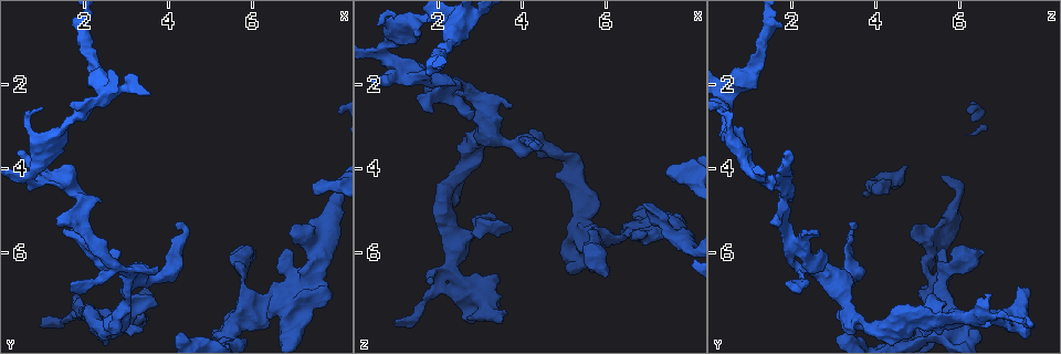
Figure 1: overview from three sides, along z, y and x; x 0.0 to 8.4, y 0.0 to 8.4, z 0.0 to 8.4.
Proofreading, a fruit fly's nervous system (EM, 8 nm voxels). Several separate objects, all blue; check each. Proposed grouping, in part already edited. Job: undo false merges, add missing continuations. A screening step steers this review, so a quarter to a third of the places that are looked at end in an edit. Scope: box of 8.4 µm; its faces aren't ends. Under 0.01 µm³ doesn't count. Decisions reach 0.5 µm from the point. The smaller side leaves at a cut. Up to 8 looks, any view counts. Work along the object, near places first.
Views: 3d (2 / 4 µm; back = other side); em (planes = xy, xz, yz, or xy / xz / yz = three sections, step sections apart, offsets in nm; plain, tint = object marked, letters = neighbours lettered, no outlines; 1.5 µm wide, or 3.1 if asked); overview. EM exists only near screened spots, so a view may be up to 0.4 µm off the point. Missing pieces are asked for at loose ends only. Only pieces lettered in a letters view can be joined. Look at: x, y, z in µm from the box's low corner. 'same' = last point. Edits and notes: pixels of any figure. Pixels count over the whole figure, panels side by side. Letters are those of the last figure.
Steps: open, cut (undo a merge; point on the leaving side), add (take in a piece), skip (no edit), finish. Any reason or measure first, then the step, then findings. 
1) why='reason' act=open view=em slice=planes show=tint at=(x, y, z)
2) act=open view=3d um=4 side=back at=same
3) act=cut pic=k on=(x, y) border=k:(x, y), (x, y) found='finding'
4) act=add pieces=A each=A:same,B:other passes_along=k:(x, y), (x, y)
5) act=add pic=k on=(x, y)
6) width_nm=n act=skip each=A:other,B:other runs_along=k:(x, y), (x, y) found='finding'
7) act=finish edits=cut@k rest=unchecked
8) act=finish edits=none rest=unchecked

act=open view=3d um=2 side=back at=(3.50, 6.90, 7.65)

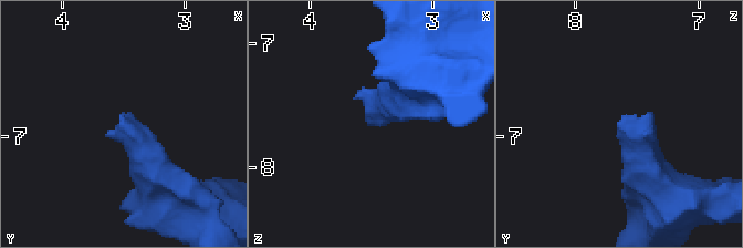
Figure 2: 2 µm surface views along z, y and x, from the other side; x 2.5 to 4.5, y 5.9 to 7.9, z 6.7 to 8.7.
why='now the EM' act=open view=em slice=planes show=plain at=(3.52, 6.82, 7.62)

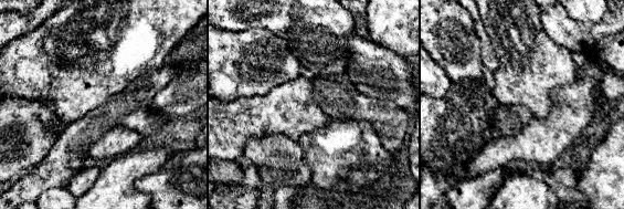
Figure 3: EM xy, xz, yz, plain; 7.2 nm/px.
act=open view=em slice=planes show=letters at=same

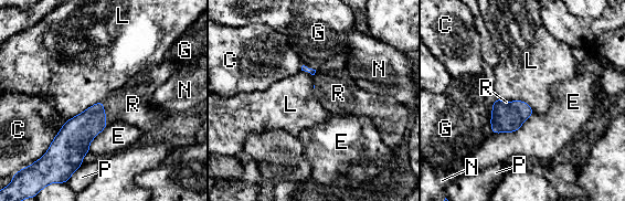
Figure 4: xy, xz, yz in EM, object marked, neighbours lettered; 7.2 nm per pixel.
act=add pieces=R each=C:other,E:other,G:other,L:other,N:other,P:other,R:same passes_along=4:(77, 133), (105, 114), (133, 104) found='the cell continues'

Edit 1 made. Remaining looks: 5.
why='redraw' act=open view=overview

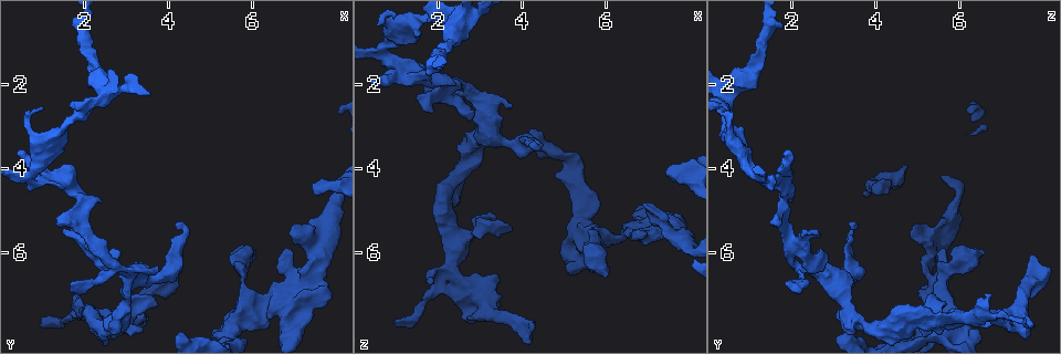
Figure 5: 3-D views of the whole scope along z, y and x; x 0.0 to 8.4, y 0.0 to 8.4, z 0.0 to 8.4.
act=open view=3d um=2 at=(6.95, 5.30, 4.90)

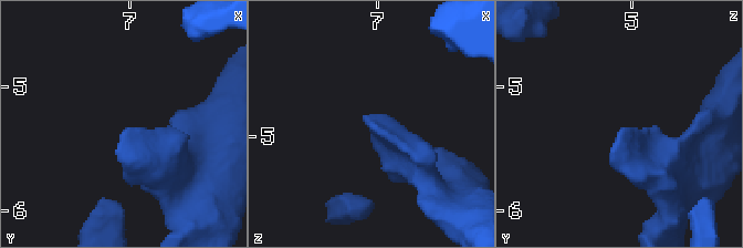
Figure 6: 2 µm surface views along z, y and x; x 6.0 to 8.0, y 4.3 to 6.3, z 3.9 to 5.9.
why='shape alone is not enough' act=open view=em slice=xy step=4 show=letters at=(6.94, 5.34, 4.94)

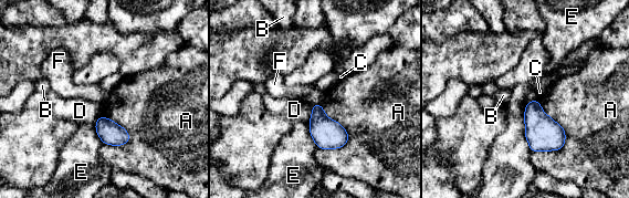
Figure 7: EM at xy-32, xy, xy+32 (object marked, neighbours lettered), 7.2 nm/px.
longest_contact=A:420nm act=skip each=A:other,B:other,C:other,D:other,E:other,F:other found='no lettered piece goes on from it'

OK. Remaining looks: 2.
why='an open end' act=open view=em slice=planes show=tint at=(1.70, 6.75, 1.85)

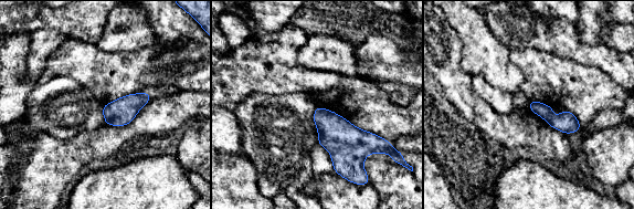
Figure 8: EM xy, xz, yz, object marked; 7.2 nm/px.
why='what lies round it' act=open view=em slice=planes show=letters at=same

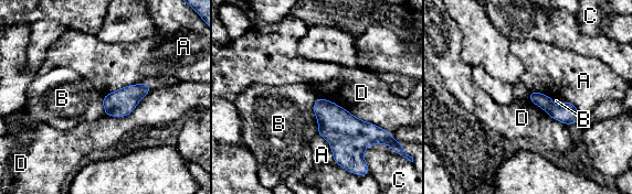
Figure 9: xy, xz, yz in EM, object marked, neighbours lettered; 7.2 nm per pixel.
act=skip each=A:other,B:other,C:other,D:other border=9:(317, 97), (386, 131) found='no lettered piece goes on from it'

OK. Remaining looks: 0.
act=finish edits=add@4 rest=unchecked

